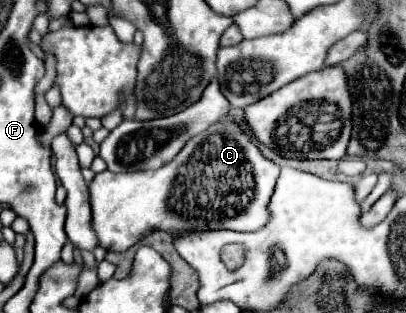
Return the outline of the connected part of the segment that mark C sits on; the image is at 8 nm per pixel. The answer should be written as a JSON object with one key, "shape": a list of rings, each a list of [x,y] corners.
{"shape":[[[223,115],[207,131],[189,139],[175,159],[159,169],[133,173],[103,171],[95,175],[89,185],[93,229],[99,245],[111,251],[127,251],[153,229],[167,229],[171,235],[207,229],[255,231],[267,223],[267,203],[277,177],[279,165],[259,151],[253,137],[231,115]]]}

